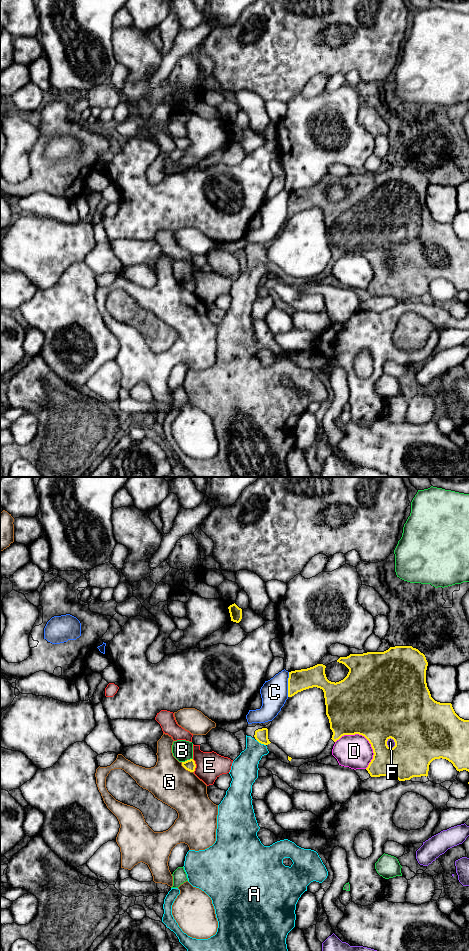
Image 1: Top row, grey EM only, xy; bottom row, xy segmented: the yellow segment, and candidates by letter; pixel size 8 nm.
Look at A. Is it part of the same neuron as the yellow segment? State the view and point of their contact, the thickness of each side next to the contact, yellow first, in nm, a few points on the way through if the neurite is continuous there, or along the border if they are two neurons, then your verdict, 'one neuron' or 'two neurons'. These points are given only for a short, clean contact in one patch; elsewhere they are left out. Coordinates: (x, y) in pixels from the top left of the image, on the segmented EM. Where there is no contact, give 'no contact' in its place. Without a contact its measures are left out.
meets yellow in xy at (261, 743); 110 nm thick on the yellow side, 220 nm on the other; one neuron

